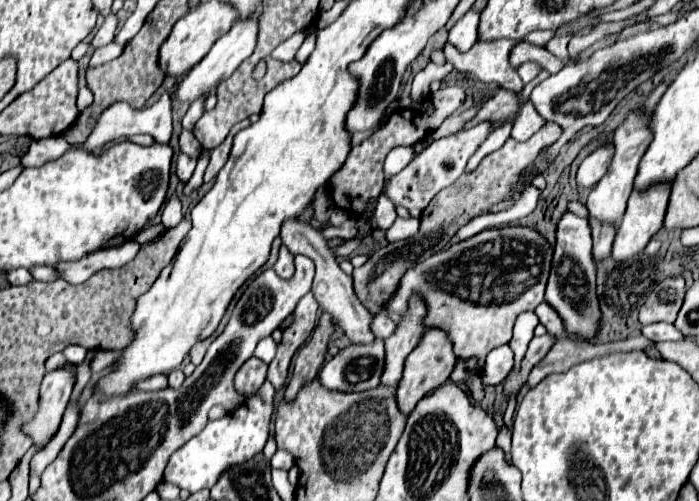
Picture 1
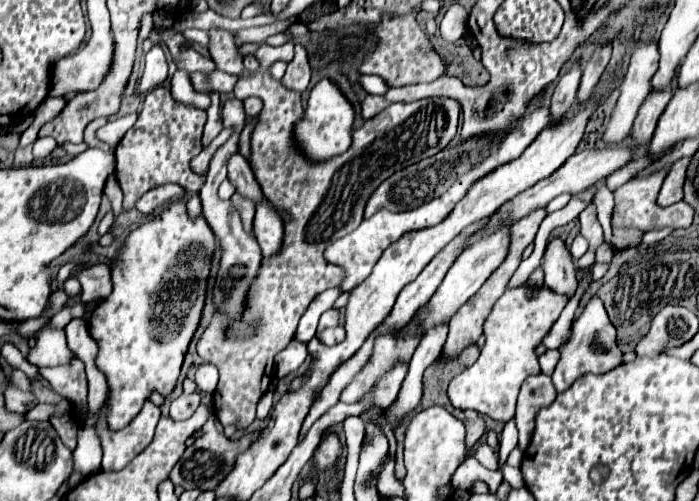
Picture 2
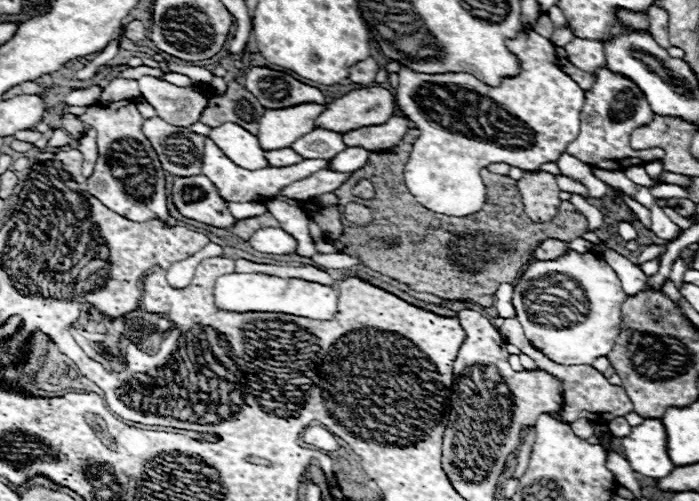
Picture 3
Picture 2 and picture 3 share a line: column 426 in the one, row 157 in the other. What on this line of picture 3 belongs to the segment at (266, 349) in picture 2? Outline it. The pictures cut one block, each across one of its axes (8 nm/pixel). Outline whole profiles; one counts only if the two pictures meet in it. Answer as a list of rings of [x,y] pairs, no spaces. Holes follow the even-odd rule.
[[[120,100],[108,106],[90,106],[80,120],[94,126],[98,132],[98,162],[88,178],[88,192],[106,208],[132,222],[148,222],[152,218],[168,222],[166,172],[148,138],[140,132],[144,118],[136,104],[132,100]]]

